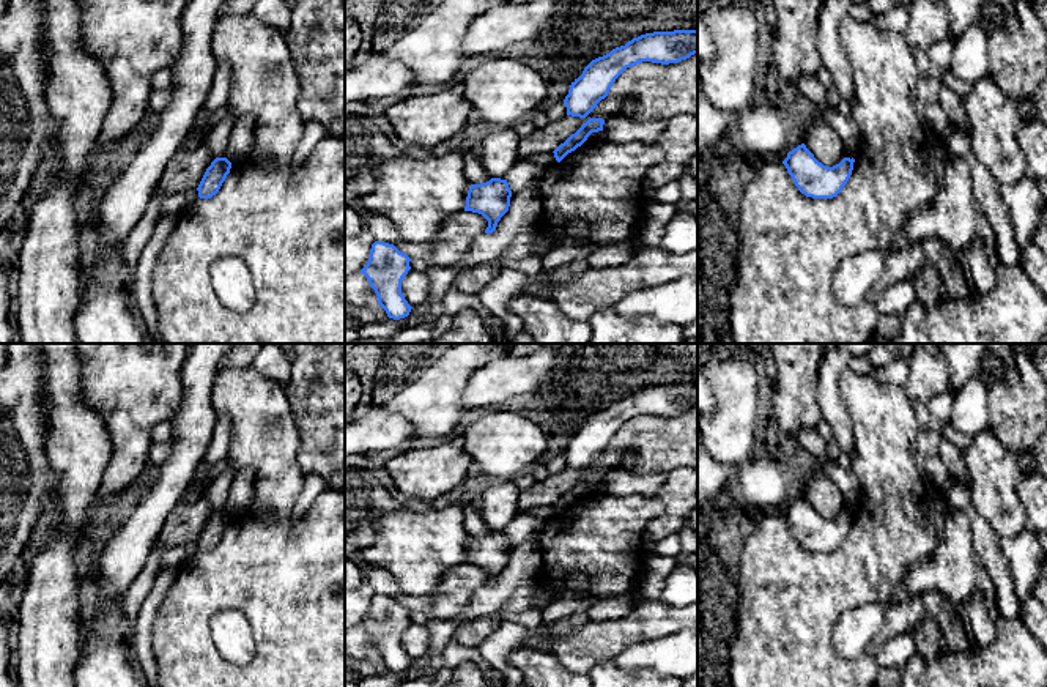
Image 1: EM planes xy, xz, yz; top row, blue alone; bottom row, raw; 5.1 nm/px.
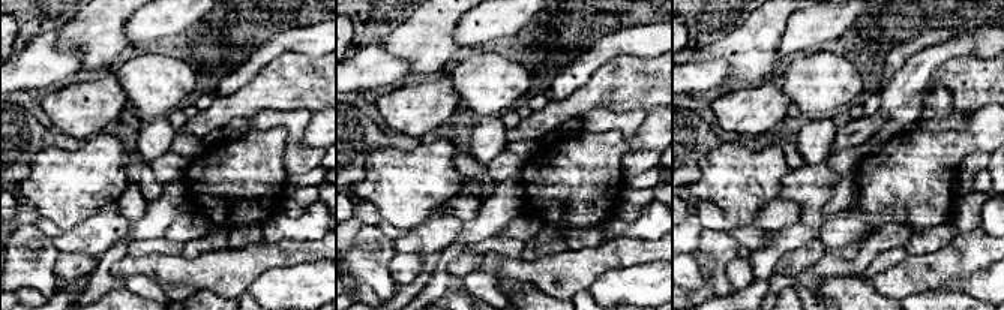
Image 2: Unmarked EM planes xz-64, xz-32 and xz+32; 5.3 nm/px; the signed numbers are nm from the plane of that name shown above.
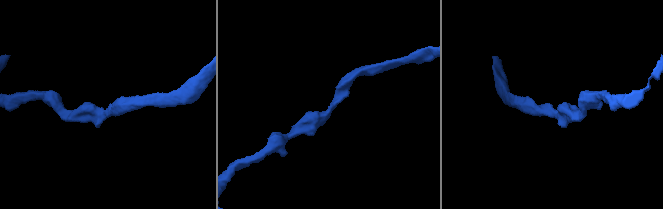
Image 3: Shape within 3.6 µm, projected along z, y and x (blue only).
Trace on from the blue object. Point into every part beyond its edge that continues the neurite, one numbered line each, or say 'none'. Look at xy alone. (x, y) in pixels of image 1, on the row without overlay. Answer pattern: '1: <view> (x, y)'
none

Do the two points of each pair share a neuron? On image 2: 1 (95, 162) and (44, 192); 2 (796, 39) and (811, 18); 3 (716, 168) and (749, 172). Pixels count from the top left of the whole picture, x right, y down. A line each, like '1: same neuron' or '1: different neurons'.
1: same neuron
2: same neuron
3: same neuron

